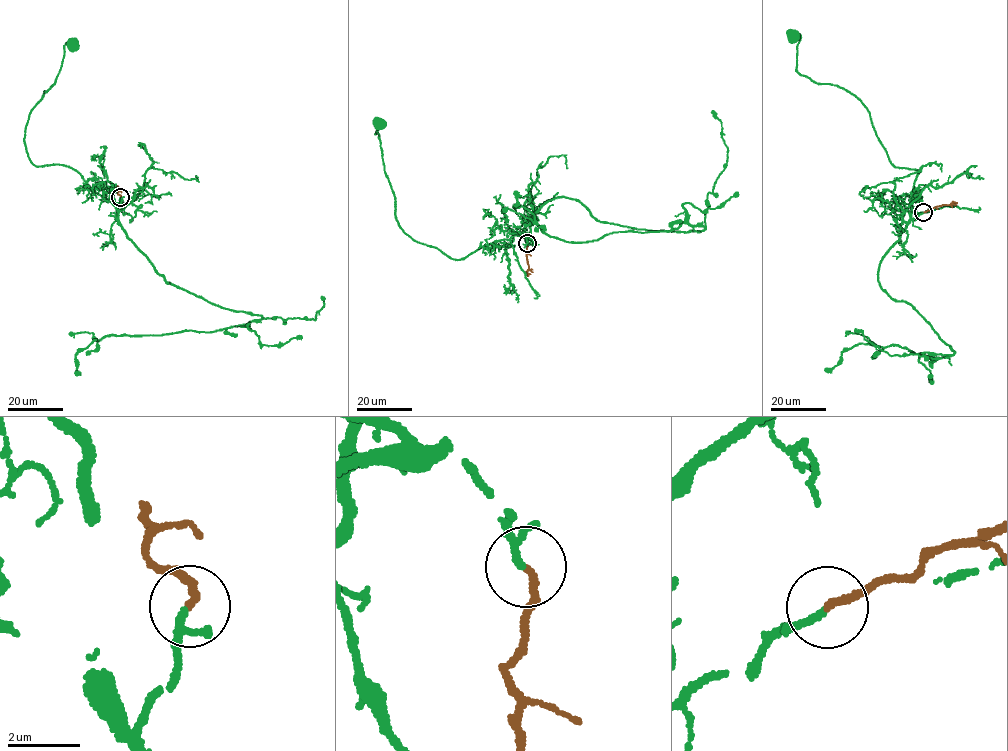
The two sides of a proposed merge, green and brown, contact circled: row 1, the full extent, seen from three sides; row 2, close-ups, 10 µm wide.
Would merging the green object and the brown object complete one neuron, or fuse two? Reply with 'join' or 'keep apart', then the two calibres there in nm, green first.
join | 200/200 nm

